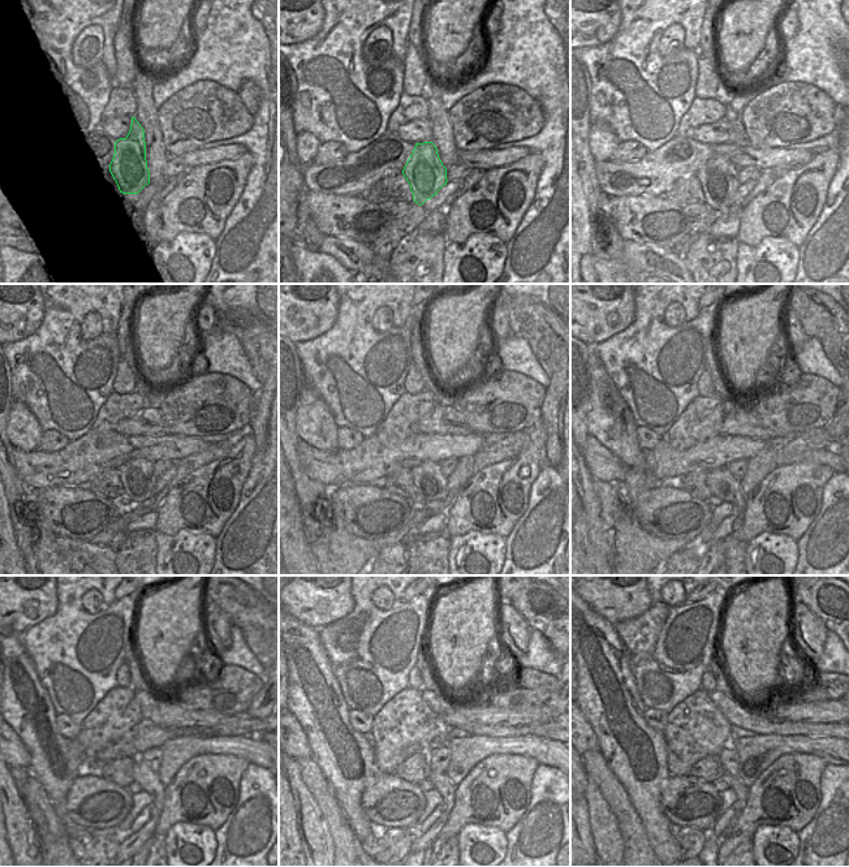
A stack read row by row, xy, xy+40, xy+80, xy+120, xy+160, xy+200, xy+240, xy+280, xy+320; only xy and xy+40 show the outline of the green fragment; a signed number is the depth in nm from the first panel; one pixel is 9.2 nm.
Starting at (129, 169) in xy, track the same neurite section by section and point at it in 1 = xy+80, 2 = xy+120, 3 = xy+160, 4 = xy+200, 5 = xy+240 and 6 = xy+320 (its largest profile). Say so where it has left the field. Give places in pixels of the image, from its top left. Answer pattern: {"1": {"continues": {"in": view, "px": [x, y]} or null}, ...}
{"1": {"continues": {"in": "xy+80", "px": [719, 177]}}, "2": {"continues": {"in": "xy+120", "px": [138, 481]}}, "3": {"continues": {"in": "xy+160", "px": [431, 484]}}, "4": {"continues": {"in": "xy+200", "px": [722, 483]}}, "5": {"continues": {"in": "xy+240", "px": [149, 781]}}, "6": {"continues": {"in": "xy+320", "px": [741, 790]}}}

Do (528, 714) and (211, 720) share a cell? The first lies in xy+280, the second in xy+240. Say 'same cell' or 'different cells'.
same cell

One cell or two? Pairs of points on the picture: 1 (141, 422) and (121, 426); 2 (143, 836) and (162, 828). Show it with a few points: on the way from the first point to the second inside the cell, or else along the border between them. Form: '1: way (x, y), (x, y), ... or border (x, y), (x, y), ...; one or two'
1: way (136, 425), (126, 426); one
2: border (163, 801), (153, 835); two

